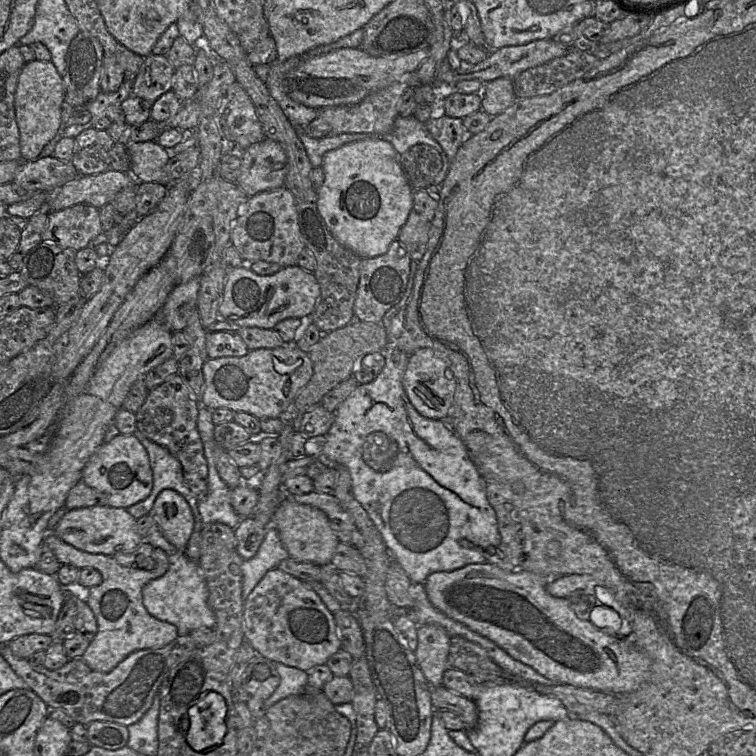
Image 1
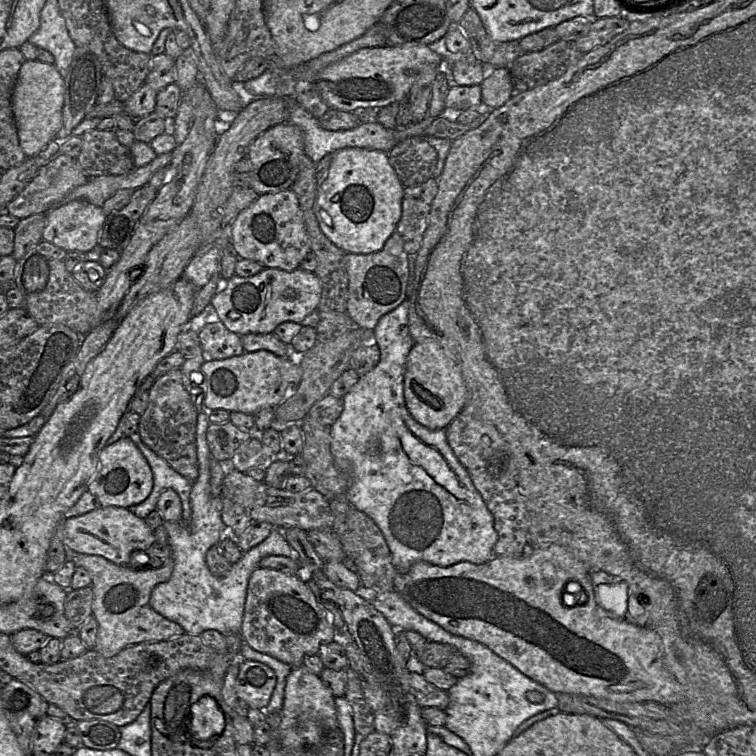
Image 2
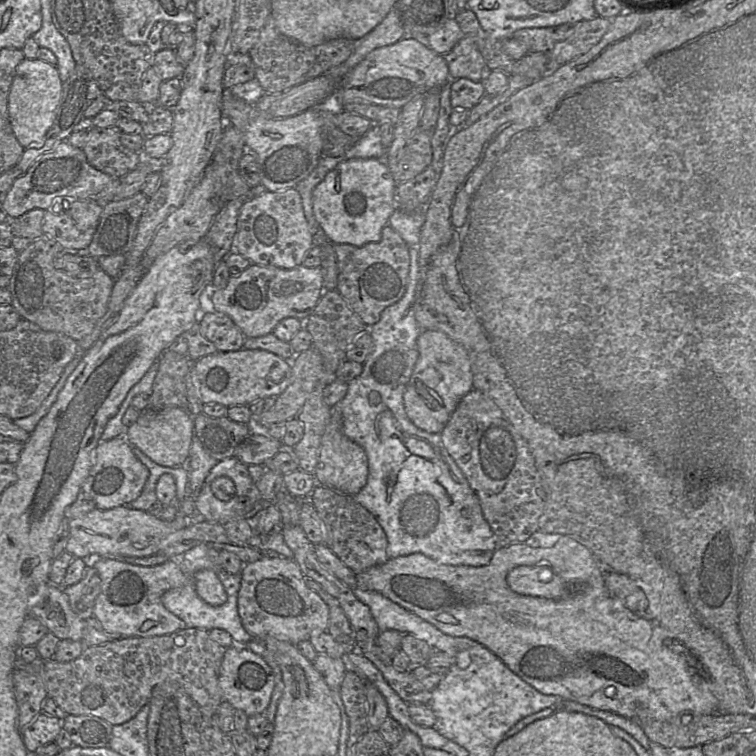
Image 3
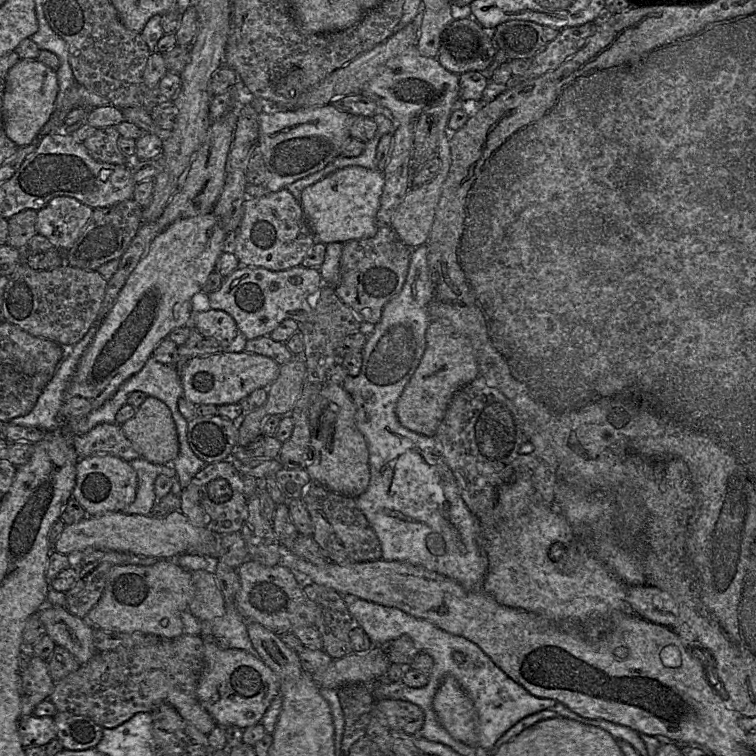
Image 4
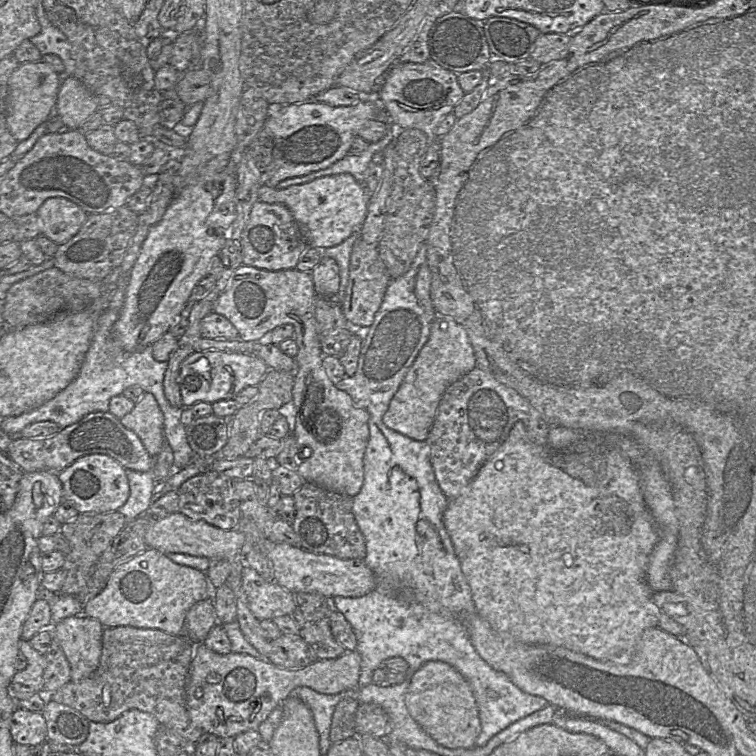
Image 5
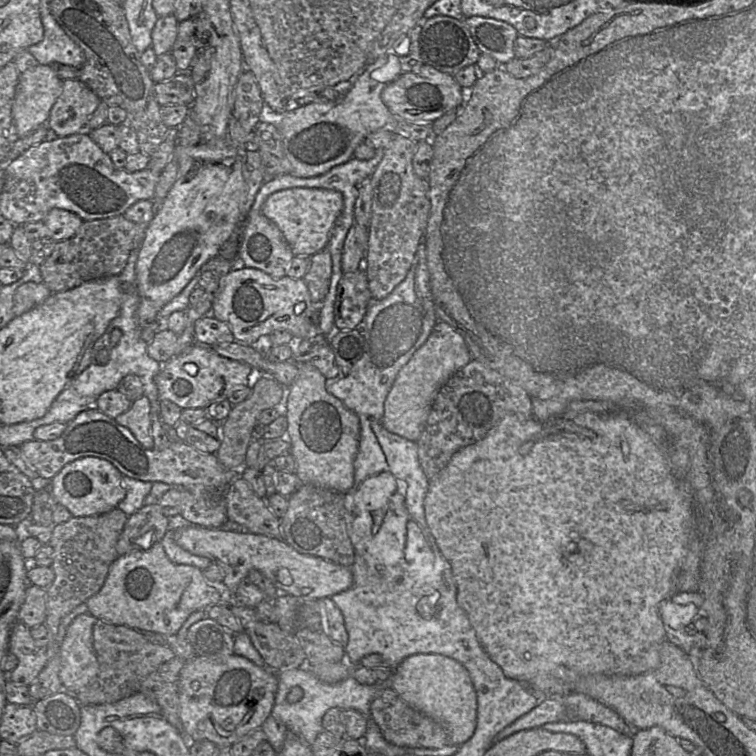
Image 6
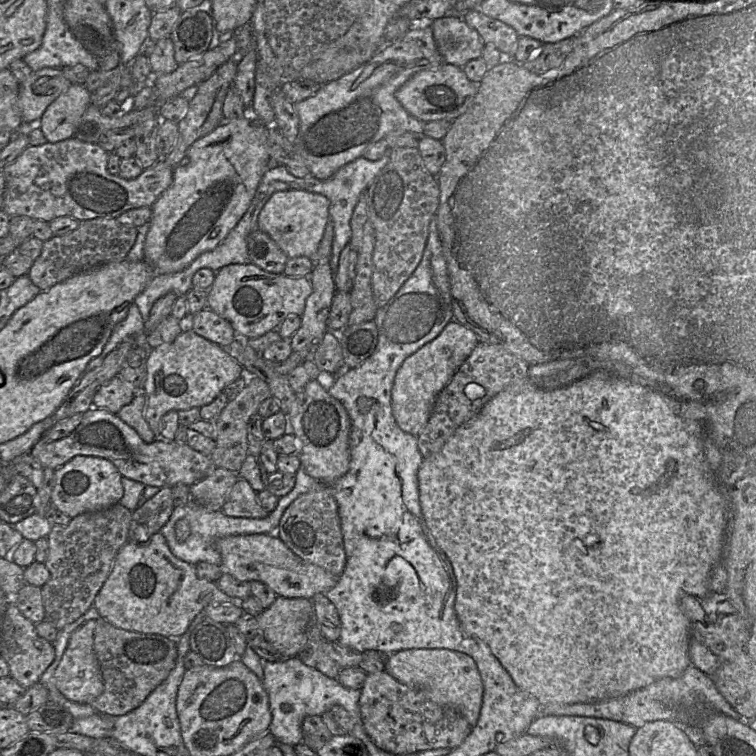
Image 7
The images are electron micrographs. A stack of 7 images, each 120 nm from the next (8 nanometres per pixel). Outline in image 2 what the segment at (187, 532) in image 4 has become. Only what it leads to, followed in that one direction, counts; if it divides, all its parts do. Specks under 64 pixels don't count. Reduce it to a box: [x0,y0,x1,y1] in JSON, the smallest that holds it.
[63,507,155,565]

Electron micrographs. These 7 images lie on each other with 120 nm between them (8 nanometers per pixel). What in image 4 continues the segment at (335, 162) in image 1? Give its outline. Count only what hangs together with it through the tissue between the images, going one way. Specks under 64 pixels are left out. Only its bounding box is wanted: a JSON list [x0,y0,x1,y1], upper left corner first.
[300,166,384,244]

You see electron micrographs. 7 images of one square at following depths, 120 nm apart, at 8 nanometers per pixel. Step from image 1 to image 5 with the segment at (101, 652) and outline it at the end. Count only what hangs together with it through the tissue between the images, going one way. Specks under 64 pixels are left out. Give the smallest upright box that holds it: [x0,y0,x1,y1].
[83,548,213,635]

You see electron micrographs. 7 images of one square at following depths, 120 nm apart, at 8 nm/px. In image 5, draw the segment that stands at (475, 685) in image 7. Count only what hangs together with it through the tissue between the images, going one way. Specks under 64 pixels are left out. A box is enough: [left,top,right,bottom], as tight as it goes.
[405,660,481,748]

